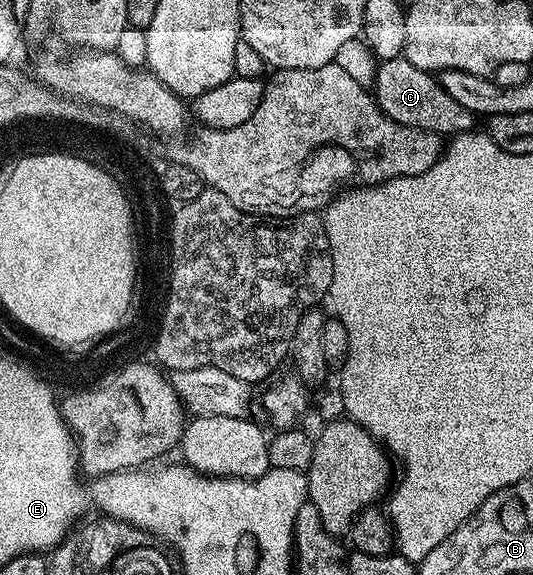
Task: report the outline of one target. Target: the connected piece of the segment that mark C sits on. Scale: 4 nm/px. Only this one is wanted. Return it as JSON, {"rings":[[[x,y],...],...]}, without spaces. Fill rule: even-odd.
{"rings":[[[404,57],[377,63],[372,93],[380,109],[400,124],[408,124],[412,128],[443,136],[457,136],[475,129],[475,114],[468,108],[456,104],[452,96],[444,93],[433,73],[408,64]]]}

